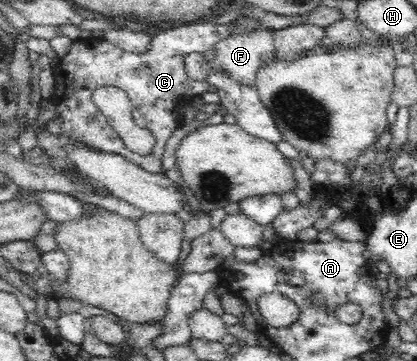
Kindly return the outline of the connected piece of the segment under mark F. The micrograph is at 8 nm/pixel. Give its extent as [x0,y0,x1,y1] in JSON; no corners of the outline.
[211,29,275,84]

